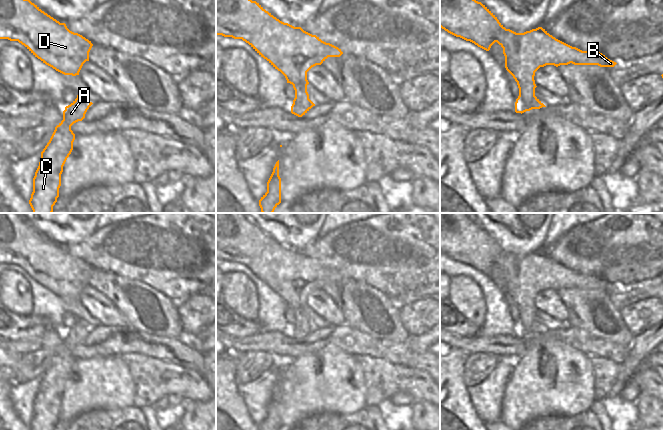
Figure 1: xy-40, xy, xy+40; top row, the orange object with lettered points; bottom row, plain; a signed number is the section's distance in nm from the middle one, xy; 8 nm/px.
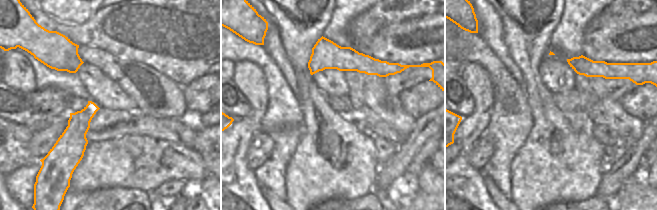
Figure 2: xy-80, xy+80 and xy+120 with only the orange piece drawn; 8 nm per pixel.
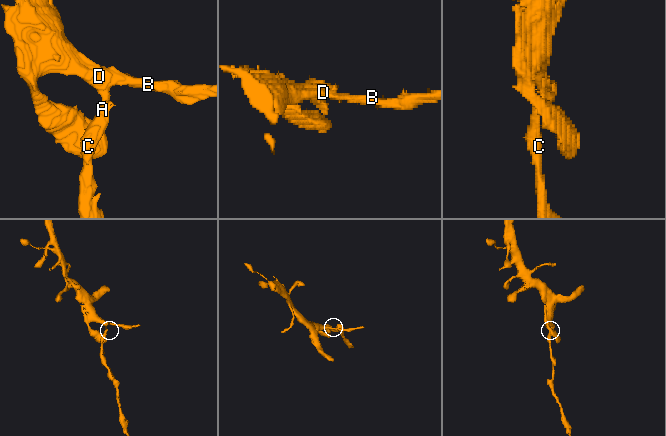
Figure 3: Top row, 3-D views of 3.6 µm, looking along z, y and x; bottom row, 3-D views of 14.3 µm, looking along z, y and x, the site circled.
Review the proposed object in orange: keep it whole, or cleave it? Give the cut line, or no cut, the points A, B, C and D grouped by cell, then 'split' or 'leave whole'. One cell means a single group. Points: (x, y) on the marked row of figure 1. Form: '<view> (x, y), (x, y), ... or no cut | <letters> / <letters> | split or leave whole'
xy+40 (523, 77), (532, 88), (533, 108) | A C / B D | split

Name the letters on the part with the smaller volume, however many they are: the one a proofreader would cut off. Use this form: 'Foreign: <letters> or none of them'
Foreign: A, C

